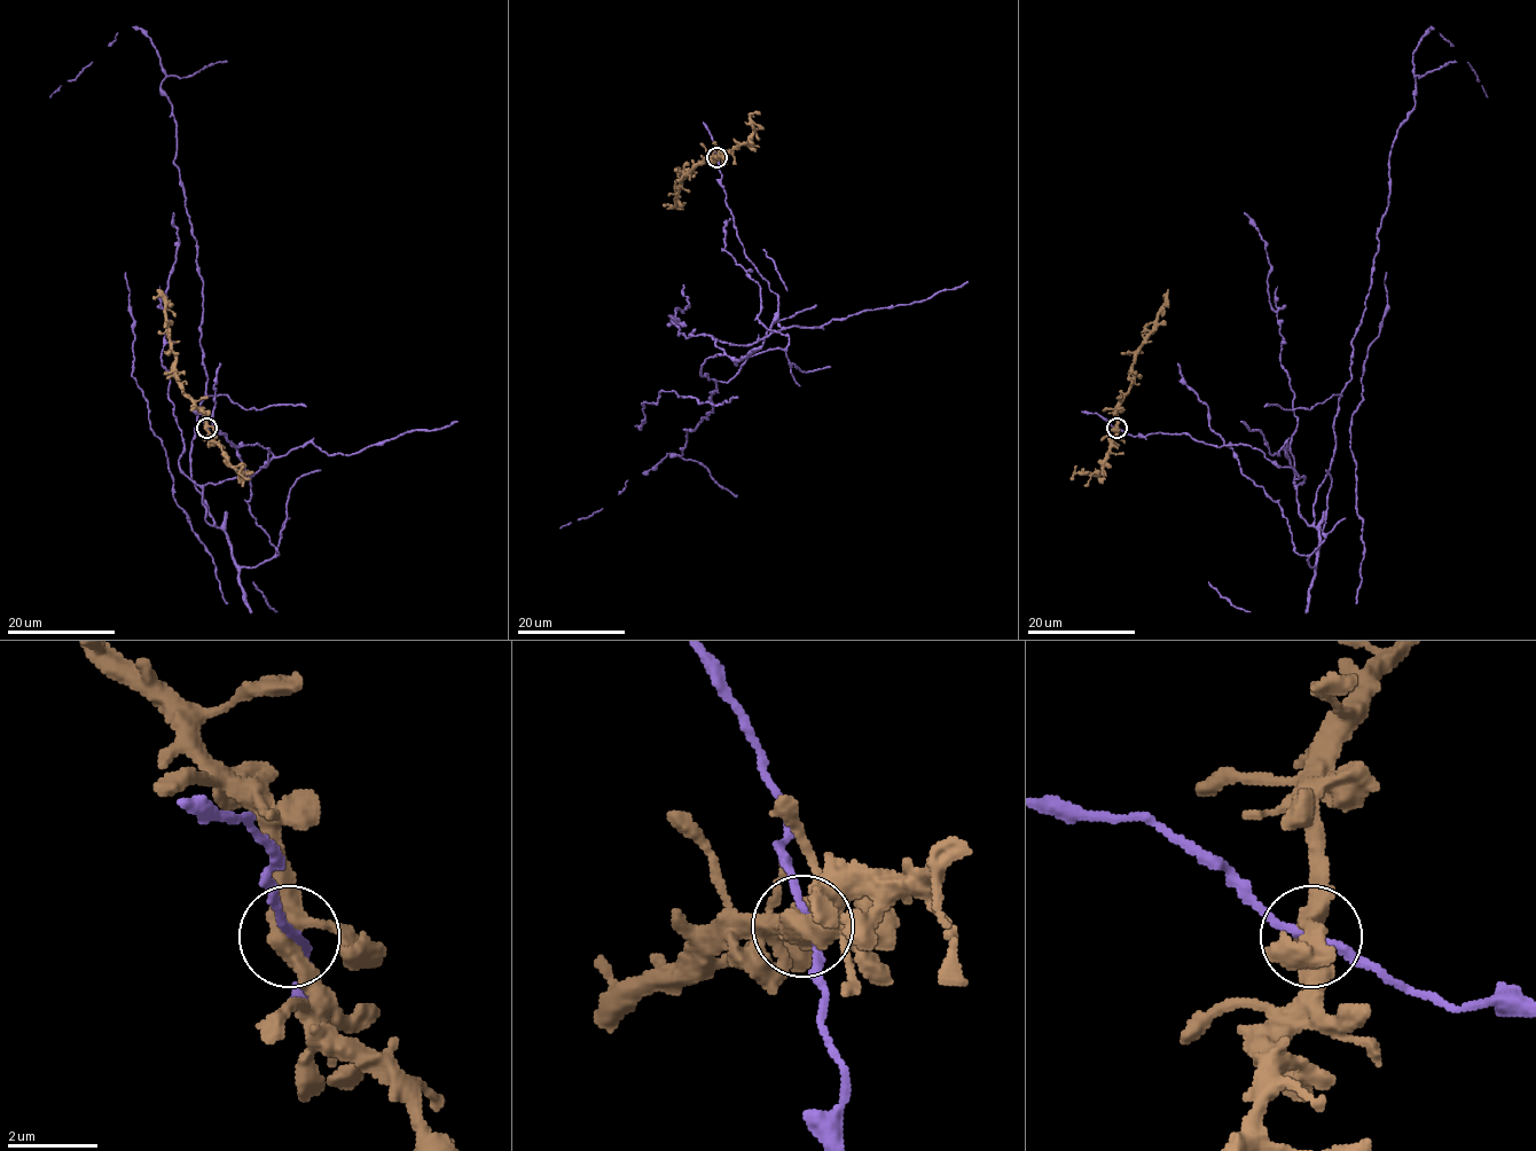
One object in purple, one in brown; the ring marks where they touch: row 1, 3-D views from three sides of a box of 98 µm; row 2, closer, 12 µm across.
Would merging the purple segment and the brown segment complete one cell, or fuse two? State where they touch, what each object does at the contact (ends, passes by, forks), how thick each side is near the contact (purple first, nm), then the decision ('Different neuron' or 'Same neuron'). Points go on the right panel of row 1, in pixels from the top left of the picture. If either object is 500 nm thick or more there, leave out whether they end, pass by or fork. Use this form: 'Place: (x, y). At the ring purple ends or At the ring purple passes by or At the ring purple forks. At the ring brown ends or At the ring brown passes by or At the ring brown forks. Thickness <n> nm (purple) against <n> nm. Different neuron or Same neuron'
Place: (1117, 428). At the ring purple passes by. At the ring brown forks. Thickness 160 nm (purple) against 420 nm. Same neuron

